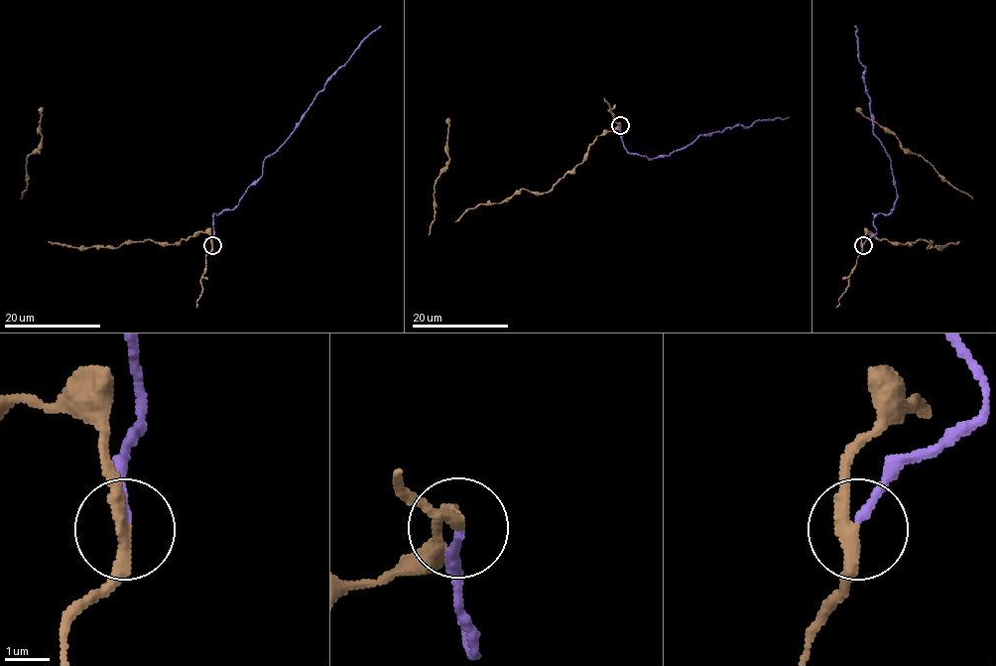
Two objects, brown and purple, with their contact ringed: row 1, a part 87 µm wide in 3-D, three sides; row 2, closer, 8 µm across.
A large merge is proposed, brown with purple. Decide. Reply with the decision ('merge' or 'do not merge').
do not merge

